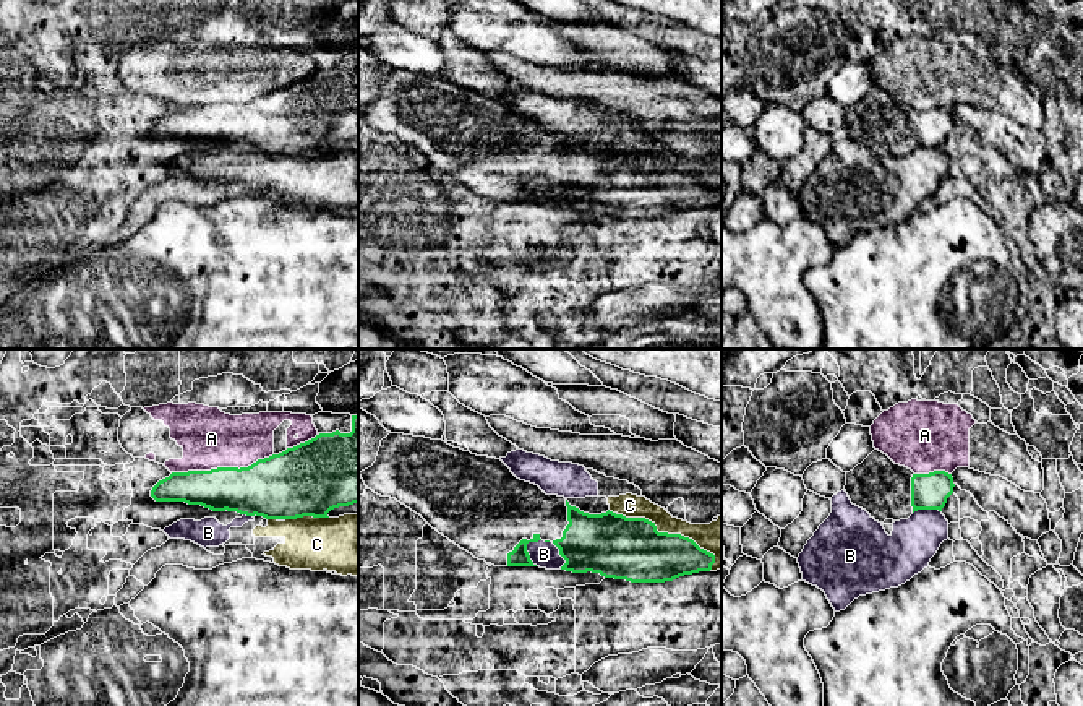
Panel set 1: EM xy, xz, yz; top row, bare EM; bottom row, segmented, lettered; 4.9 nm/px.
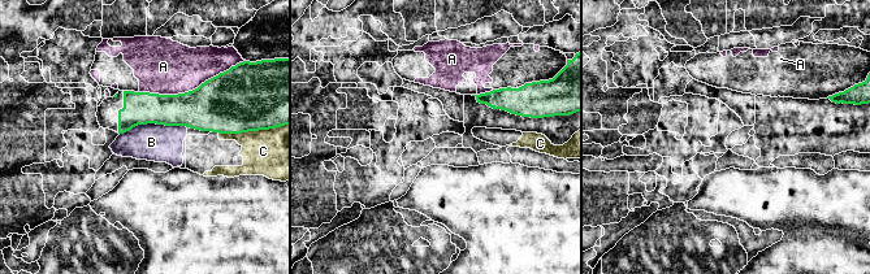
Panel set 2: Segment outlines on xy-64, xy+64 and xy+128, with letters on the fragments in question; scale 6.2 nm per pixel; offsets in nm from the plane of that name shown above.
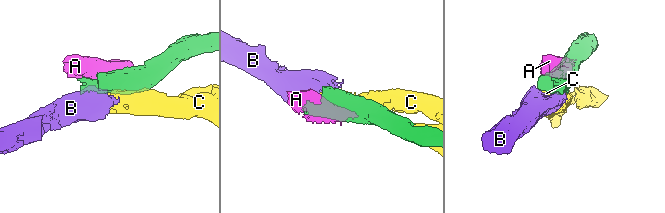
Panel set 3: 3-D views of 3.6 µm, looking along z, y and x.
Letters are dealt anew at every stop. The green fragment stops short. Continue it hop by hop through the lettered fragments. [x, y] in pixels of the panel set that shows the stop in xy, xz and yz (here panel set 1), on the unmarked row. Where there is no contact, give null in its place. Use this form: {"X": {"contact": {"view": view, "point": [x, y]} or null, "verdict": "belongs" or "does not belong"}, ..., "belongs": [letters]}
{"A": {"contact": {"view": "xy", "point": [222, 104]}, "verdict": "does not belong"}, "B": {"contact": {"view": "xz", "point": [526, 185]}, "verdict": "does not belong"}, "C": {"contact": {"view": "xz", "point": [672, 171]}, "verdict": "does not belong"}, "belongs": []}

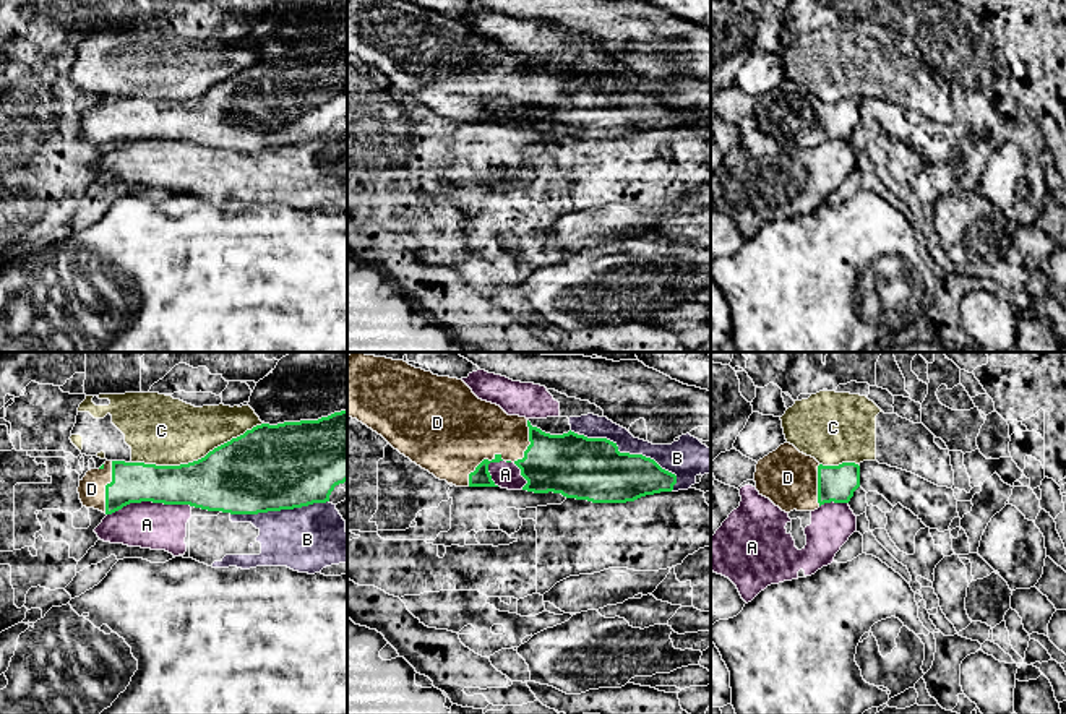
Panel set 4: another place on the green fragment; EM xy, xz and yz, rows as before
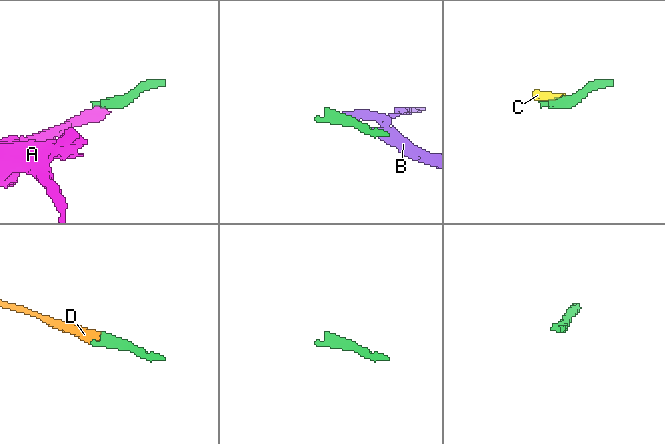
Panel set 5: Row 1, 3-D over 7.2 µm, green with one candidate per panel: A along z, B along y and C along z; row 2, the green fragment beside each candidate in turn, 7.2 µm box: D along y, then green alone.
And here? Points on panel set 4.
{"A": {"contact": {"view": "xy", "point": [148, 137]}, "verdict": "does not belong"}, "B": {"contact": {"view": "xz", "point": [633, 91]}, "verdict": "does not belong"}, "C": {"contact": {"view": "xy", "point": [198, 96]}, "verdict": "does not belong"}, "D": {"contact": {"view": "xz", "point": [479, 101]}, "verdict": "belongs"}, "belongs": ["D"]}

